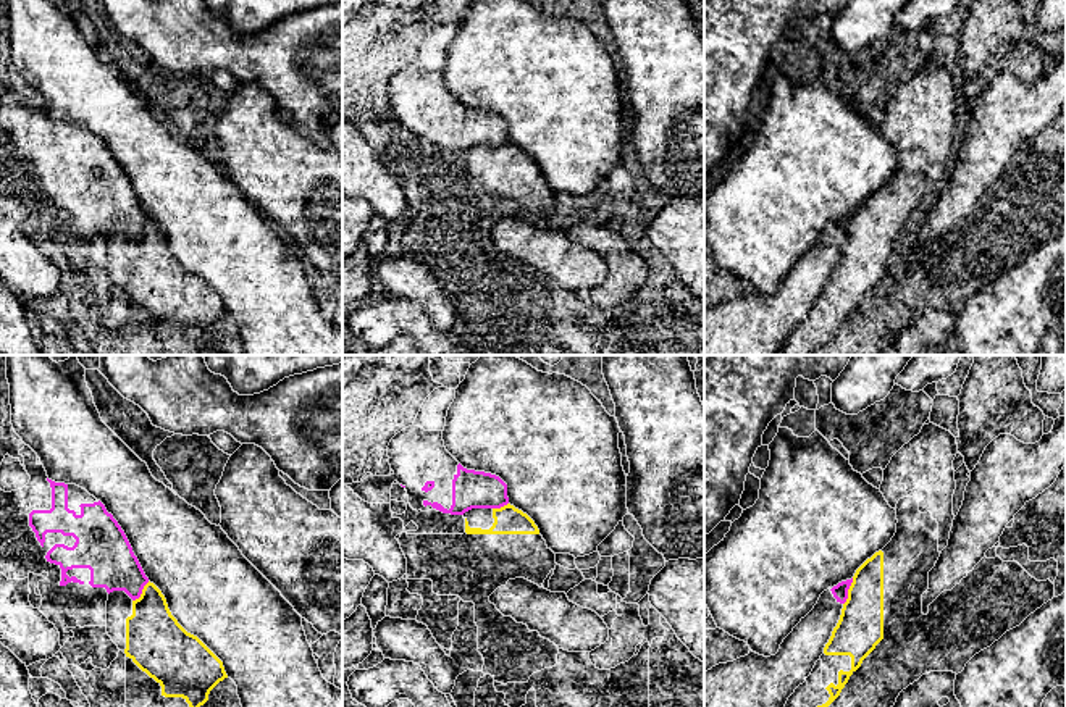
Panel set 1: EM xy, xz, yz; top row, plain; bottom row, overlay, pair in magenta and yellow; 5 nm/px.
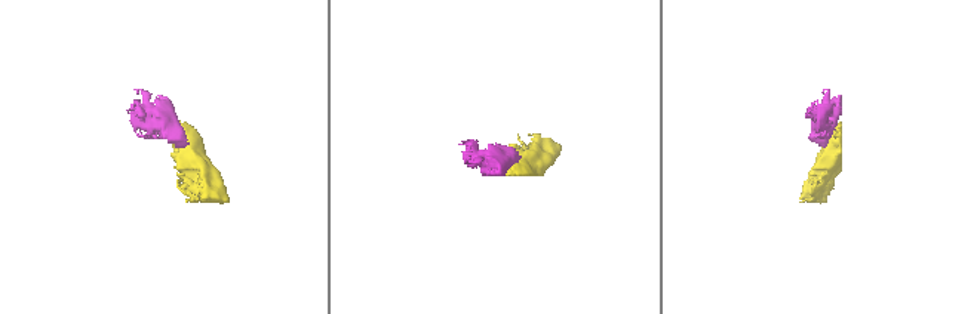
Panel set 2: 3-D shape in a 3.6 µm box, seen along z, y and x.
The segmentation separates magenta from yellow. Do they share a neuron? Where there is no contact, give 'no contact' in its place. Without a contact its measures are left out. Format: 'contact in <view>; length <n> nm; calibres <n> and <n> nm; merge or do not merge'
contact in yz; length 140 nm; calibres 80 and 220 nm; do not merge

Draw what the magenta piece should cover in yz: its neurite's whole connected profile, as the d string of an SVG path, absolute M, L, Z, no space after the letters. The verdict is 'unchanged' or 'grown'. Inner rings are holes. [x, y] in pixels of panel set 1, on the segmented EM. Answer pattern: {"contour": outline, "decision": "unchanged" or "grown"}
{"contour": "M853 578L824 591L775 655L764 657L749 651L745 657L707 670L704 707L785 707L824 654L851 583Z", "decision": "grown"}

